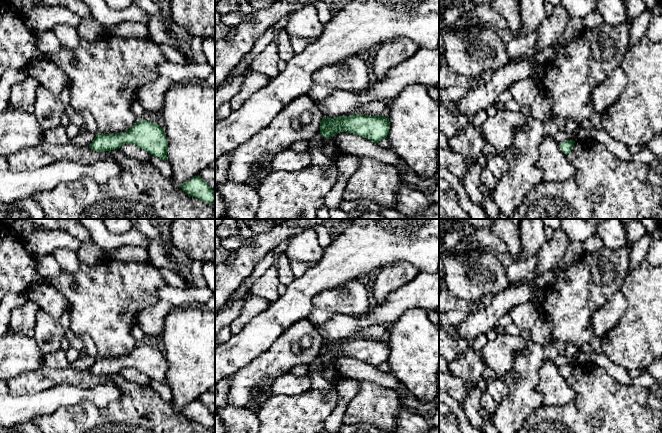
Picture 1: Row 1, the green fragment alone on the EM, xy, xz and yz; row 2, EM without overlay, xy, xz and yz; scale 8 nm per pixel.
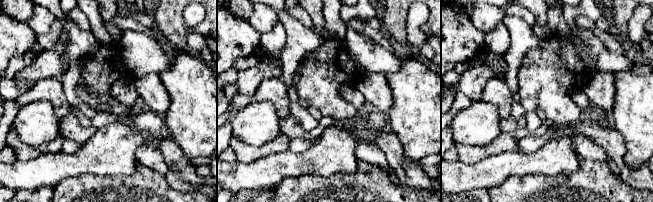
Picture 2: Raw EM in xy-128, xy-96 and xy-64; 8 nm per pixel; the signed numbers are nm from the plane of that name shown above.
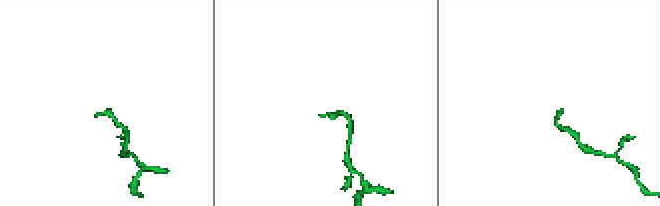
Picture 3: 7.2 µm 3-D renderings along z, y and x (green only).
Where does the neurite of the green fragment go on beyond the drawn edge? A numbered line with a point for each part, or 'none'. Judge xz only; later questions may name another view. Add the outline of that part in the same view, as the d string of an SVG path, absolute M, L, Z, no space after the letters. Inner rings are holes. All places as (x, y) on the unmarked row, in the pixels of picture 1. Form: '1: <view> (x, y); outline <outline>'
none

